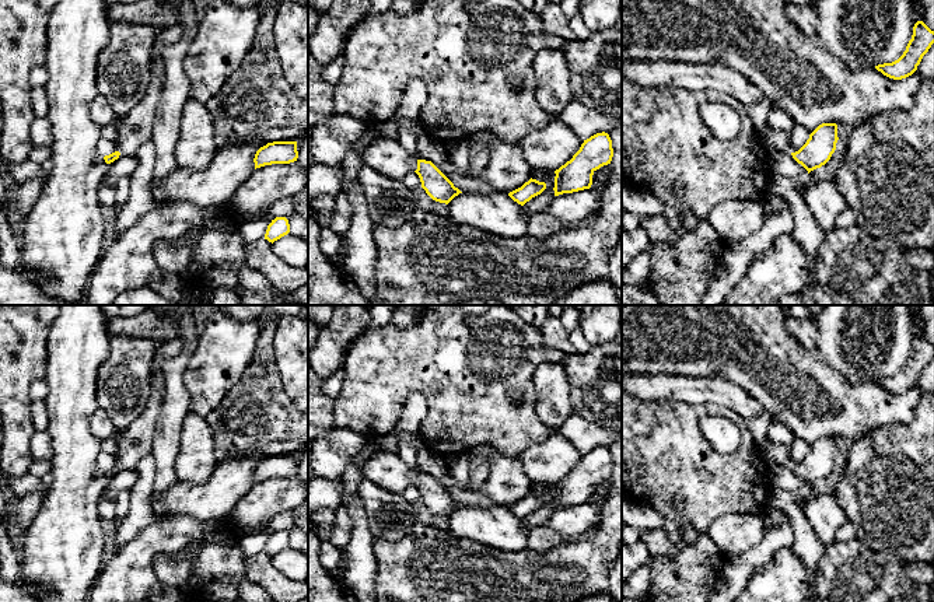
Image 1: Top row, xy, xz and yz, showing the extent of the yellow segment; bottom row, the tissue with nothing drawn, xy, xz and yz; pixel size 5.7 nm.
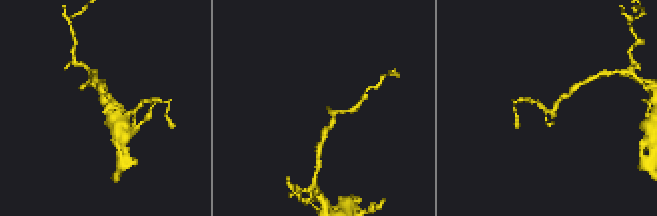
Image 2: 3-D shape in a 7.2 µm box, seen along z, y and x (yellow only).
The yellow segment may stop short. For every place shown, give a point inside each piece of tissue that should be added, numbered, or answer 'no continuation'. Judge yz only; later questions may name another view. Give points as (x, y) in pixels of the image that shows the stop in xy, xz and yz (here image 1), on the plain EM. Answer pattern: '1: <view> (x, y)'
no continuation

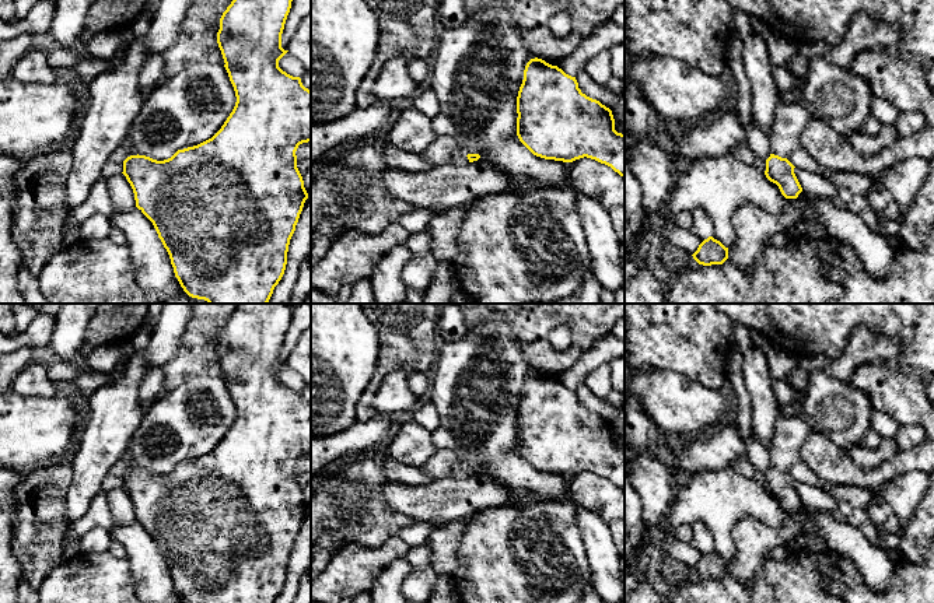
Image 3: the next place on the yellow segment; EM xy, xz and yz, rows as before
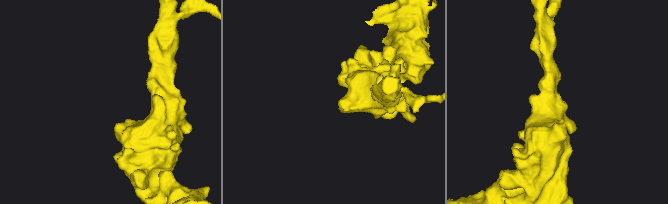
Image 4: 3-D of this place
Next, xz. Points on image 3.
1: xz (444, 463)

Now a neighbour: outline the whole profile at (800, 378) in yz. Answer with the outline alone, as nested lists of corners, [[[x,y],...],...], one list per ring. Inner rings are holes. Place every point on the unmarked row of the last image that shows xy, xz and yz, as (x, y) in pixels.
[[[800,367],[793,369],[788,378],[797,390],[797,402],[790,406],[779,406],[779,413],[784,417],[793,417],[802,413],[802,403],[809,383],[809,374]]]

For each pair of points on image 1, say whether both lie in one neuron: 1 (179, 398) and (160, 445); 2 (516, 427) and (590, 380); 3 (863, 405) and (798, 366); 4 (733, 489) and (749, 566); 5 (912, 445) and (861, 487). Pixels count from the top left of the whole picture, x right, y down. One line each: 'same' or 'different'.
1: same
2: different
3: same
4: different
5: same

